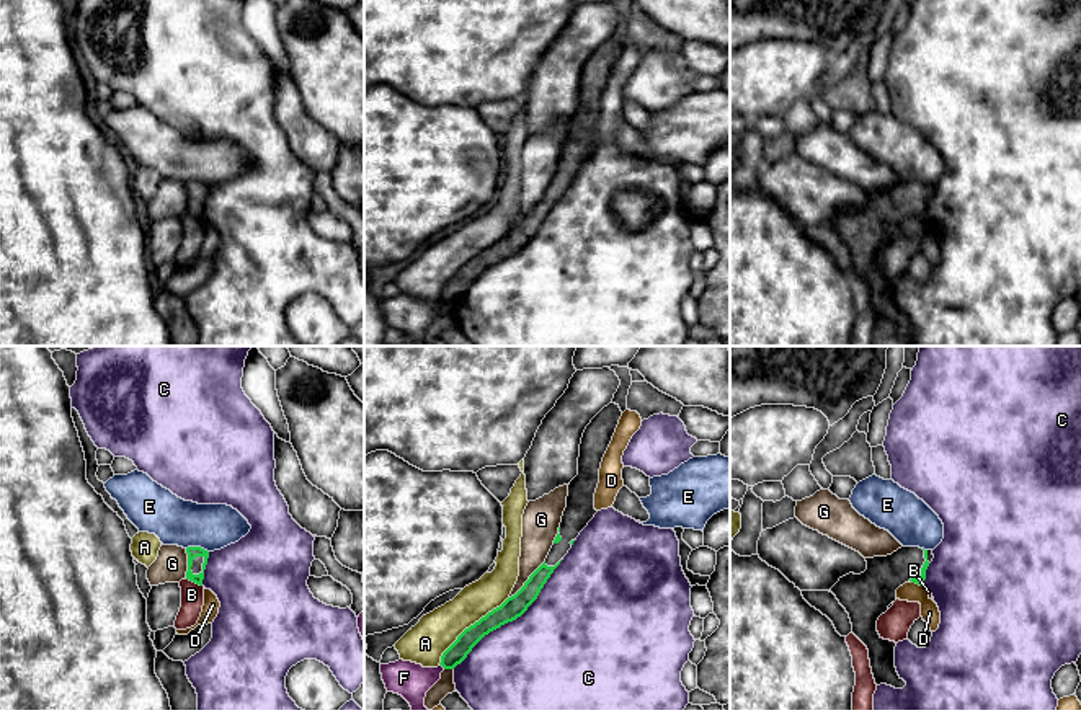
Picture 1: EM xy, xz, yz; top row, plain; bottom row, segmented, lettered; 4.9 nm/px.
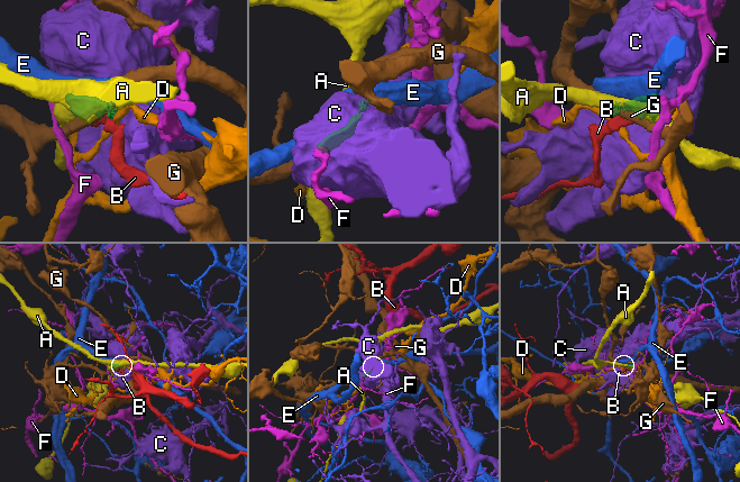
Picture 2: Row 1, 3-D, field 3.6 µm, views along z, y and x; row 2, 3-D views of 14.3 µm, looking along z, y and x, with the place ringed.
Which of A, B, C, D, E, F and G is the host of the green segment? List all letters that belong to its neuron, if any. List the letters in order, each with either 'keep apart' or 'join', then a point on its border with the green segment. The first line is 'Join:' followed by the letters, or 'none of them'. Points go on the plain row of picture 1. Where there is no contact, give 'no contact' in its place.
Join: none of them
A: keep apart; meets green in xz at (471, 260)
B: keep apart; meets green in xy at (193, 216)
C: keep apart; meets green in xz at (513, 253)
D: keep apart; meets green in yz at (916, 217)
E: keep apart; meets green in xy at (198, 181)
F: keep apart; meets green in xz at (443, 301)
G: keep apart; meets green in xz at (528, 214)

